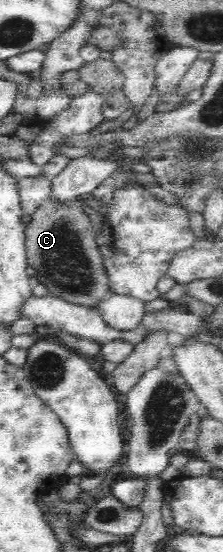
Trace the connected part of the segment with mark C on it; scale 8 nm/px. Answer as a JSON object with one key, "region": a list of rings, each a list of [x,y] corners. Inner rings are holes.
{"region":[[[52,197],[46,199],[26,225],[25,250],[28,265],[34,268],[34,284],[44,284],[48,294],[64,301],[92,308],[106,299],[111,290],[102,254],[94,240],[92,217],[84,211],[88,205],[82,198],[68,203]]]}

